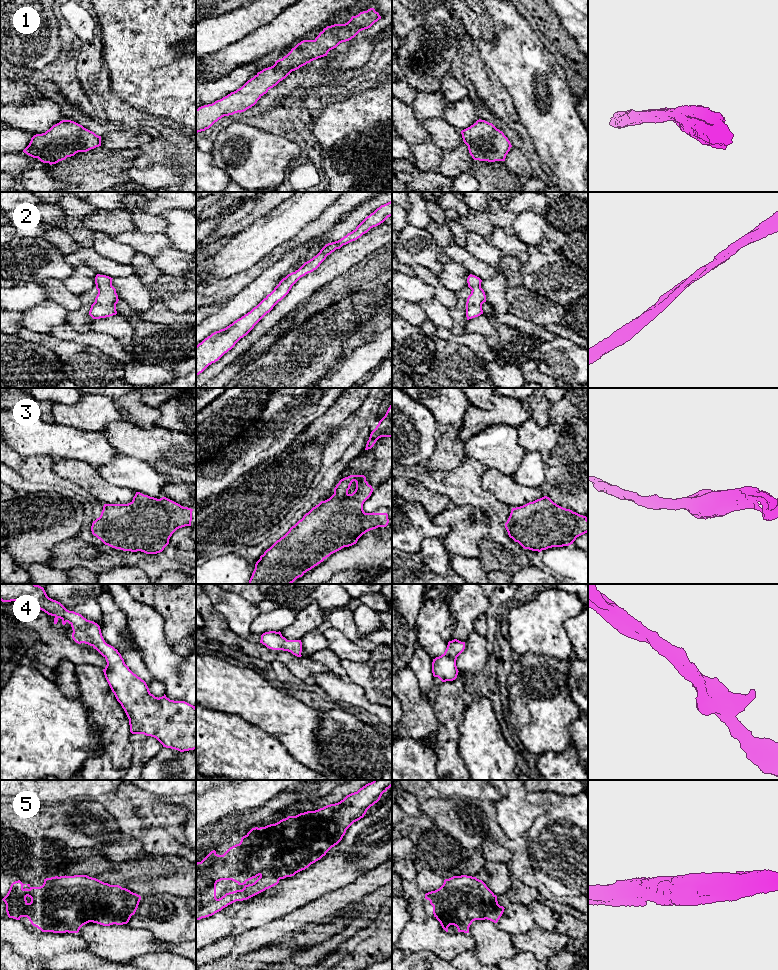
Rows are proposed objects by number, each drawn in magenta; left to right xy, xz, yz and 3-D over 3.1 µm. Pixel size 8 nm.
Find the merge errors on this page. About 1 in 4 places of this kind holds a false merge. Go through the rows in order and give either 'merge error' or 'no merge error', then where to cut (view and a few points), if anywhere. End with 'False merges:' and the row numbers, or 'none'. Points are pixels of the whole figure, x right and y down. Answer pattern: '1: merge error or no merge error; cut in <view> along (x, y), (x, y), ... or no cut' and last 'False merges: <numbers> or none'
1: no merge error; no cut
2: no merge error; no cut
3: no merge error; no cut
4: no merge error; no cut
5: no merge error; no cut
False merges: none

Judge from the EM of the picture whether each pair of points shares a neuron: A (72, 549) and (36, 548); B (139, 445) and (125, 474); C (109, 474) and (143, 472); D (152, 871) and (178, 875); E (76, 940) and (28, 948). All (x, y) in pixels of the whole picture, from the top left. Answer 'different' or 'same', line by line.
A: different
B: different
C: same
D: same
E: same

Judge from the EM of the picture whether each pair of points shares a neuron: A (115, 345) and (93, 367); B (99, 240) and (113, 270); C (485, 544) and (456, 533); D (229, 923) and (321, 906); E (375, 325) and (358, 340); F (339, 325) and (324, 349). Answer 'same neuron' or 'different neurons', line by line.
A: different neurons
B: different neurons
C: different neurons
D: different neurons
E: same neuron
F: same neuron

